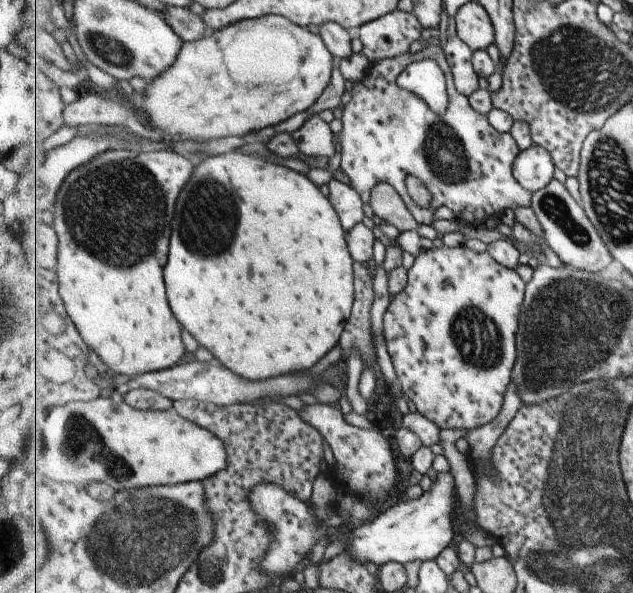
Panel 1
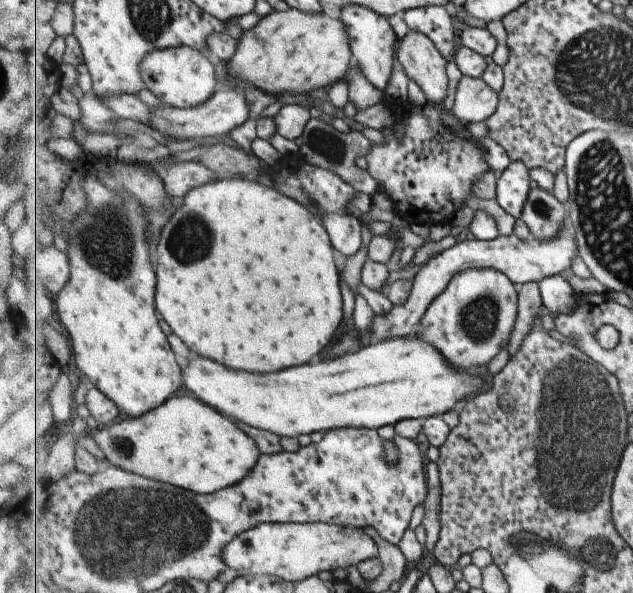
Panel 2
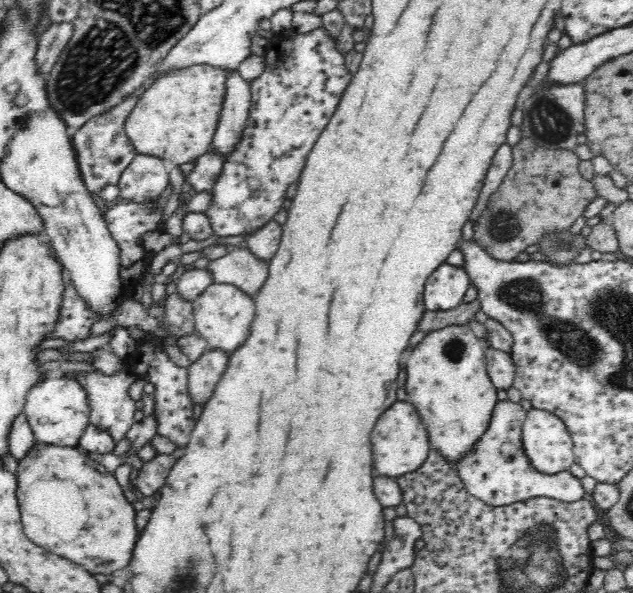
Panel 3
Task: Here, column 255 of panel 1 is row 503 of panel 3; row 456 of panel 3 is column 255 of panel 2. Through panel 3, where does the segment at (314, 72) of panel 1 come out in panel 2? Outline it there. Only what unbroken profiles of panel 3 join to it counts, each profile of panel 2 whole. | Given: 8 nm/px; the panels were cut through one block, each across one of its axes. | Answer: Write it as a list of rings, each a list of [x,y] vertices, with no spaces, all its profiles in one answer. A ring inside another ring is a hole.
[[[295,8],[271,10],[259,20],[257,27],[242,34],[239,40],[237,54],[227,62],[227,74],[272,96],[285,92],[302,94],[333,84],[333,80],[340,80],[349,72],[354,62],[348,25],[341,18],[333,19],[324,12],[315,14]]]

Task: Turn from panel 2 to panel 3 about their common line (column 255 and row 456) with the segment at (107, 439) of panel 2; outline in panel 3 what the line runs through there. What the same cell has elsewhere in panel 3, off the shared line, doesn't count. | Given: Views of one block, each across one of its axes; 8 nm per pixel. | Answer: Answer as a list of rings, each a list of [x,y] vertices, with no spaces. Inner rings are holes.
[[[468,324],[446,326],[444,329],[431,331],[424,339],[416,344],[408,358],[408,380],[406,392],[410,394],[412,404],[420,410],[420,418],[424,426],[428,426],[428,438],[434,450],[438,450],[442,461],[449,465],[458,465],[475,448],[479,438],[490,426],[490,421],[495,409],[497,389],[493,386],[486,370],[485,351],[489,344],[483,339],[478,339]]]

